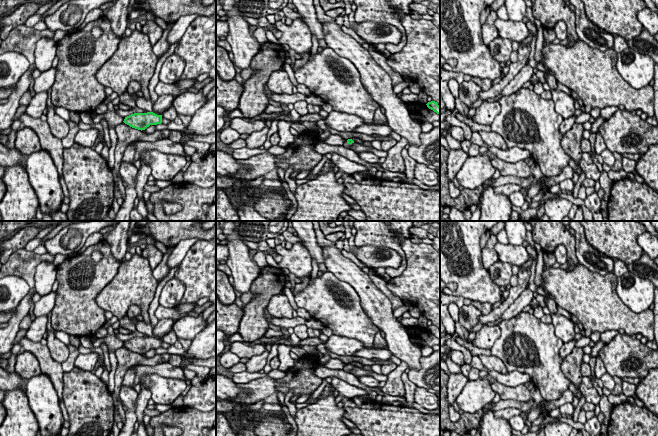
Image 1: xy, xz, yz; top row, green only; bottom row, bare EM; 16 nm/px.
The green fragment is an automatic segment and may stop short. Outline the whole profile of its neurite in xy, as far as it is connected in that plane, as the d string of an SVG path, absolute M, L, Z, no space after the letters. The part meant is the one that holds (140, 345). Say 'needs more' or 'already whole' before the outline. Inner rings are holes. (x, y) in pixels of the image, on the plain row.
already whole; M153 336L134 337L125 341L125 348L138 354L145 354L150 349L157 349L162 347L162 339L157 339Z

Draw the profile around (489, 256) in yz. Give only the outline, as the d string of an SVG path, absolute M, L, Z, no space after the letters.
M490 235L487 240L487 244L482 248L482 263L486 270L489 270L490 266L499 261L497 252L495 251L495 245L499 242L496 235Z

